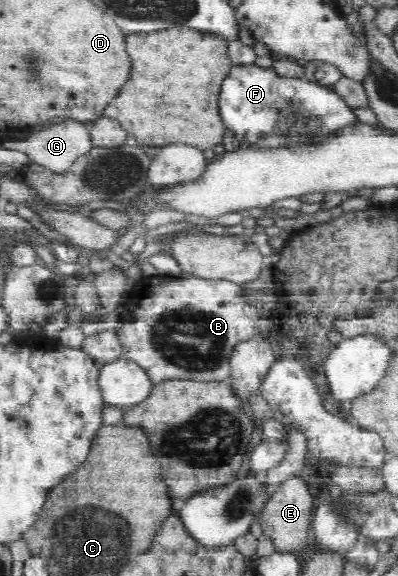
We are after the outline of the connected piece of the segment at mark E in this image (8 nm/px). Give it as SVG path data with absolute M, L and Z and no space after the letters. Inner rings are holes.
M296 476L283 482L282 486L273 494L273 497L266 502L265 510L262 511L259 522L263 534L272 540L275 550L279 553L305 555L309 551L308 530L310 530L312 510L314 510L312 496L306 482Z

